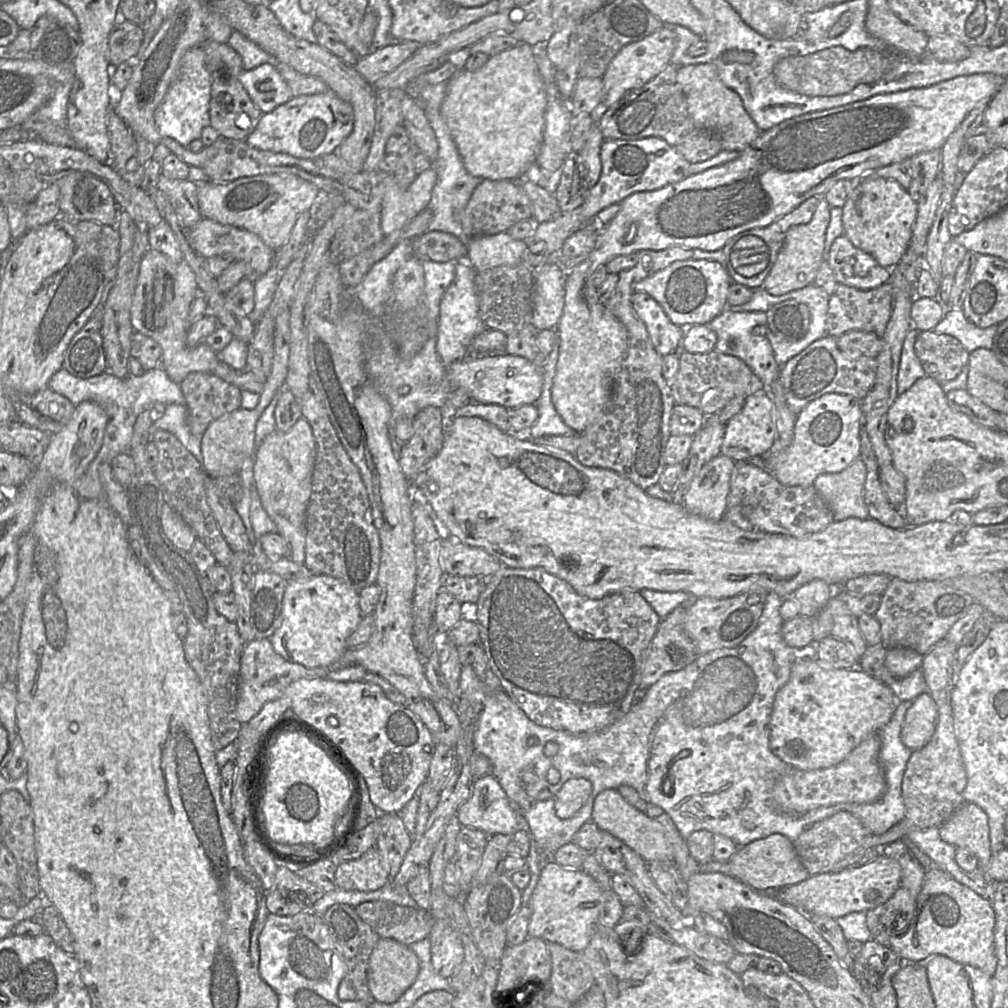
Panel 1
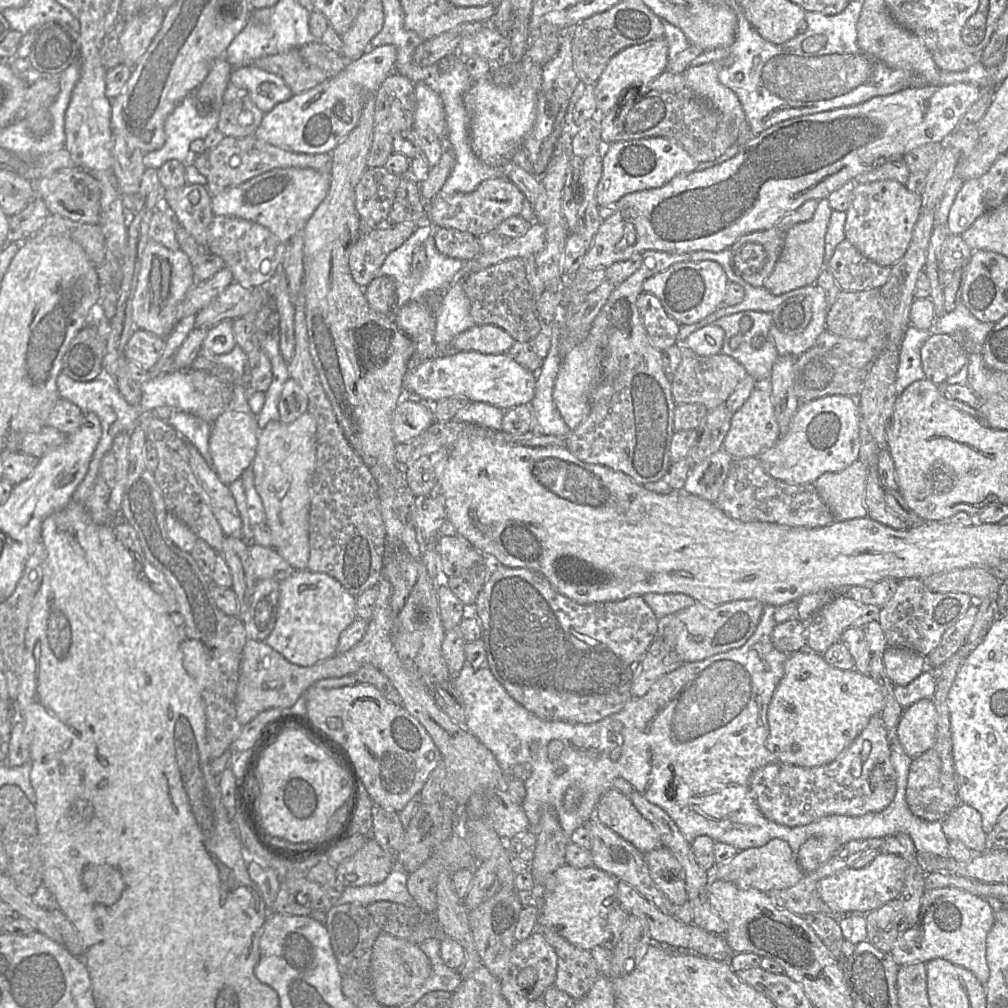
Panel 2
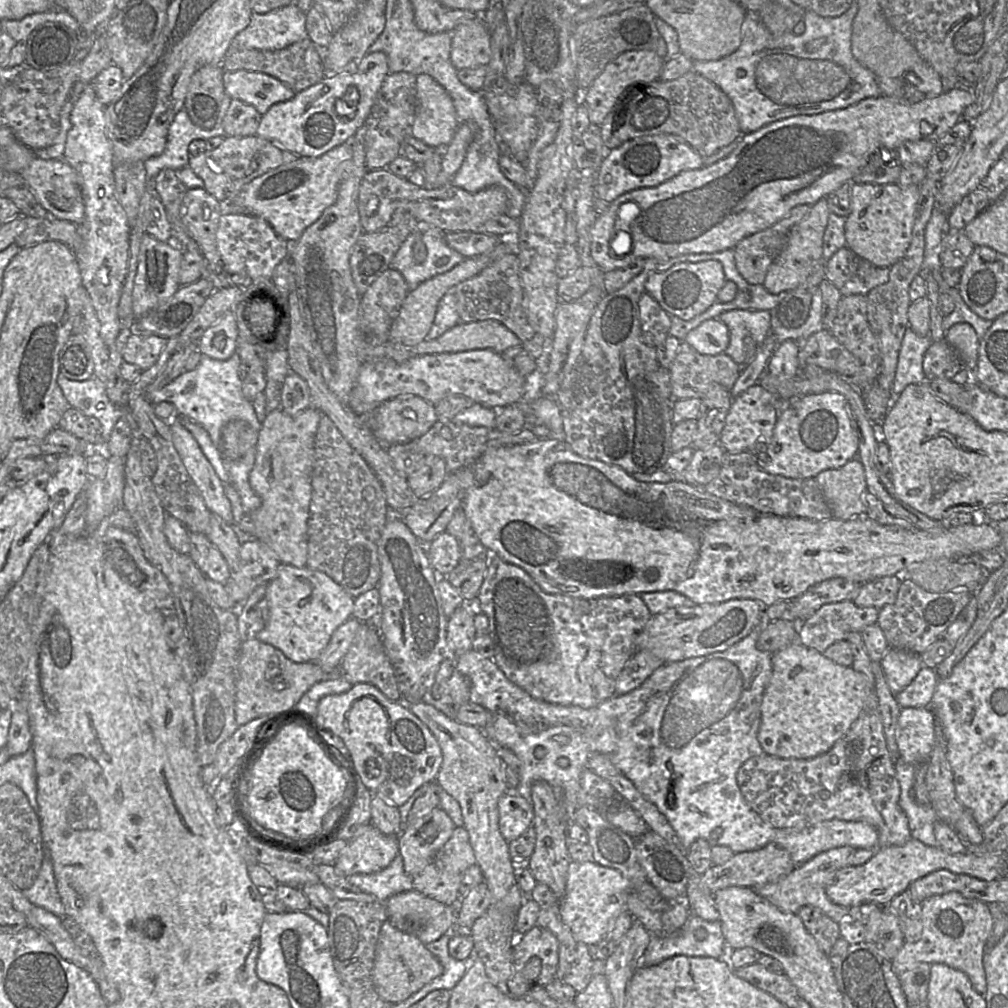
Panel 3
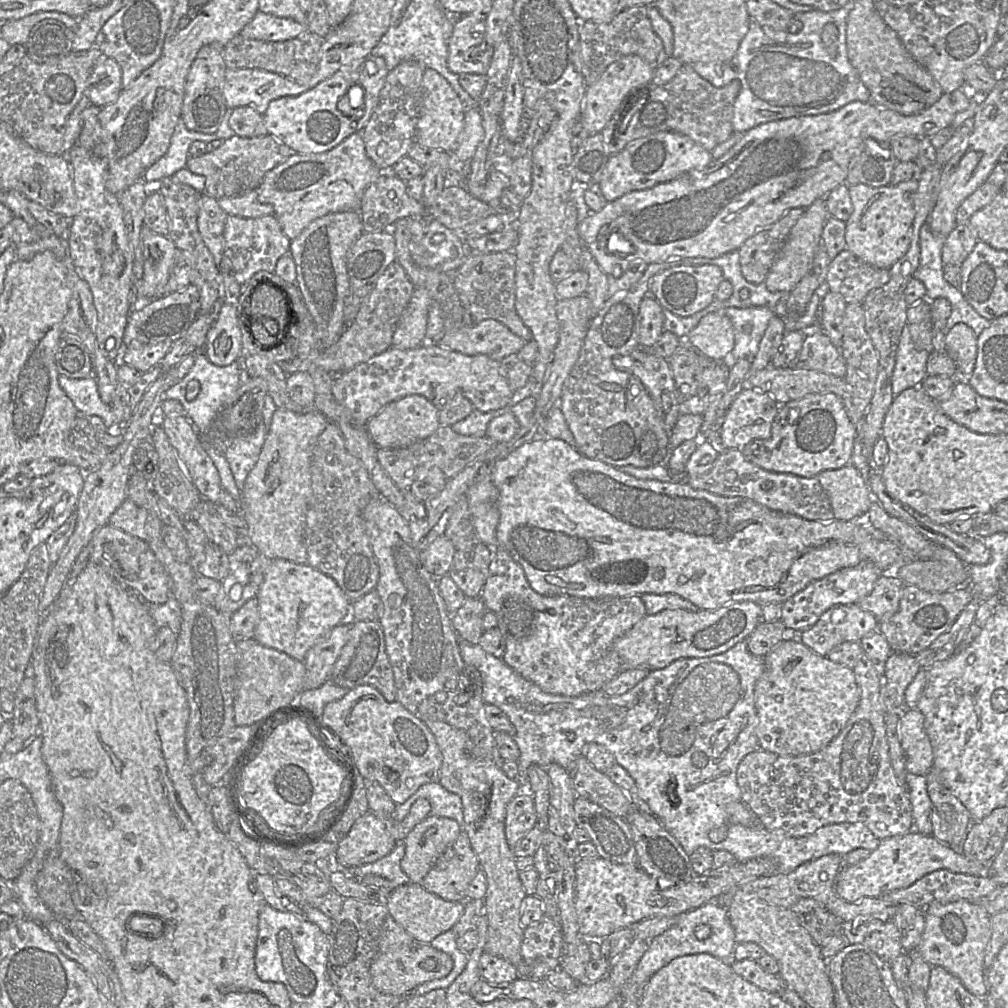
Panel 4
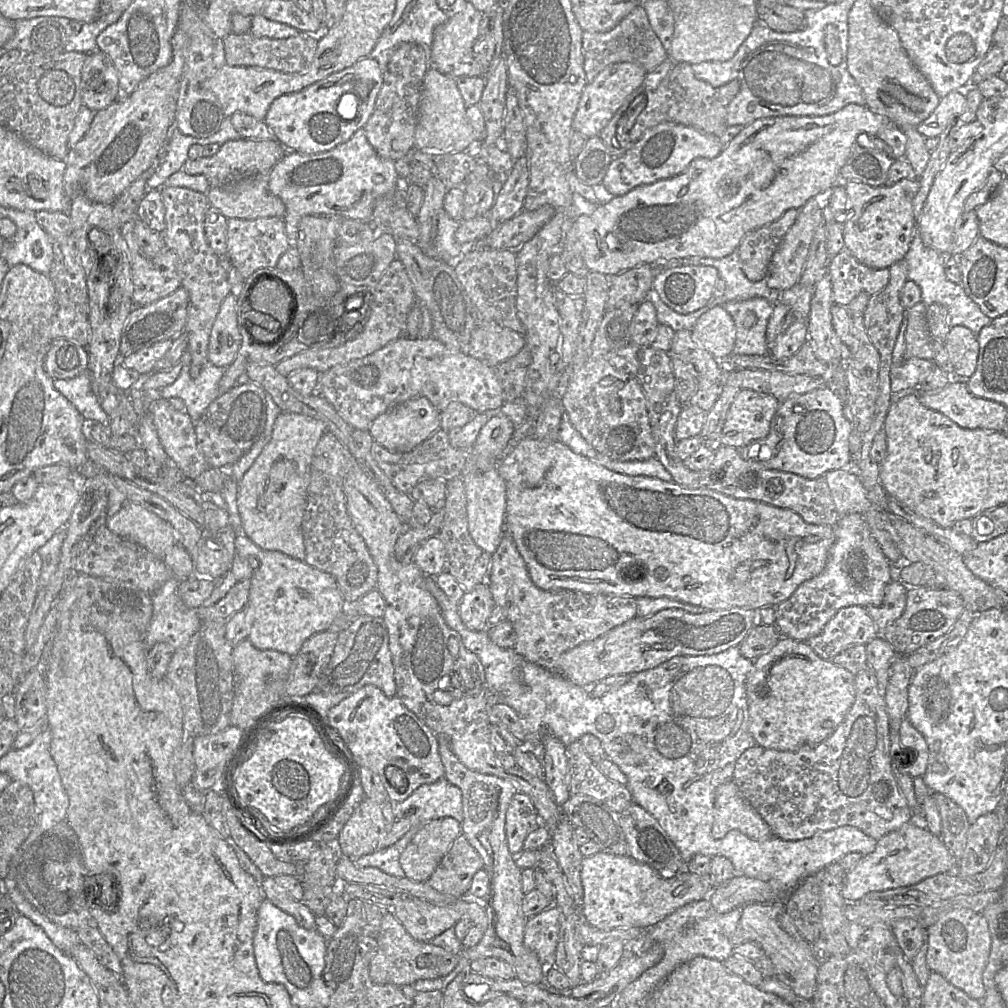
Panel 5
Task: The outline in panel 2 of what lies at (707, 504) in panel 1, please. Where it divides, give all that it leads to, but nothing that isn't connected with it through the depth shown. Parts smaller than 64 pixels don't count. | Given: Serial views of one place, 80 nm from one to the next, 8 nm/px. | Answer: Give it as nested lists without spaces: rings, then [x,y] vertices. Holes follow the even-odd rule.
[[[723,449],[692,466],[683,490],[716,503],[733,458]]]

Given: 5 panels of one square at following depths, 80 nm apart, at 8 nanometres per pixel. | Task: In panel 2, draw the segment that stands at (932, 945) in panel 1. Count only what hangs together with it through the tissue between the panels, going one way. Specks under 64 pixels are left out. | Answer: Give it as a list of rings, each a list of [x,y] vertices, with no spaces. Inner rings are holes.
[[[955,887],[925,890],[918,921],[894,942],[893,959],[899,966],[904,966],[943,958],[971,971],[986,986],[989,979],[986,940],[994,923],[994,913],[984,898],[965,890]]]

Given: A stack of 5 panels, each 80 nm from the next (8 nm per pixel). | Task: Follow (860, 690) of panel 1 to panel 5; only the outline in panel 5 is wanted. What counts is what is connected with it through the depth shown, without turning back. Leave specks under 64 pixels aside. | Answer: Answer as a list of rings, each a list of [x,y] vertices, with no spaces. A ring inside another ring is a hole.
[[[781,637],[769,652],[754,660],[753,669],[746,679],[746,695],[750,717],[749,731],[757,745],[778,751],[797,751],[804,746],[819,744],[829,737],[843,722],[855,701],[855,675],[831,660],[820,658],[805,641],[797,641],[789,637]]]

